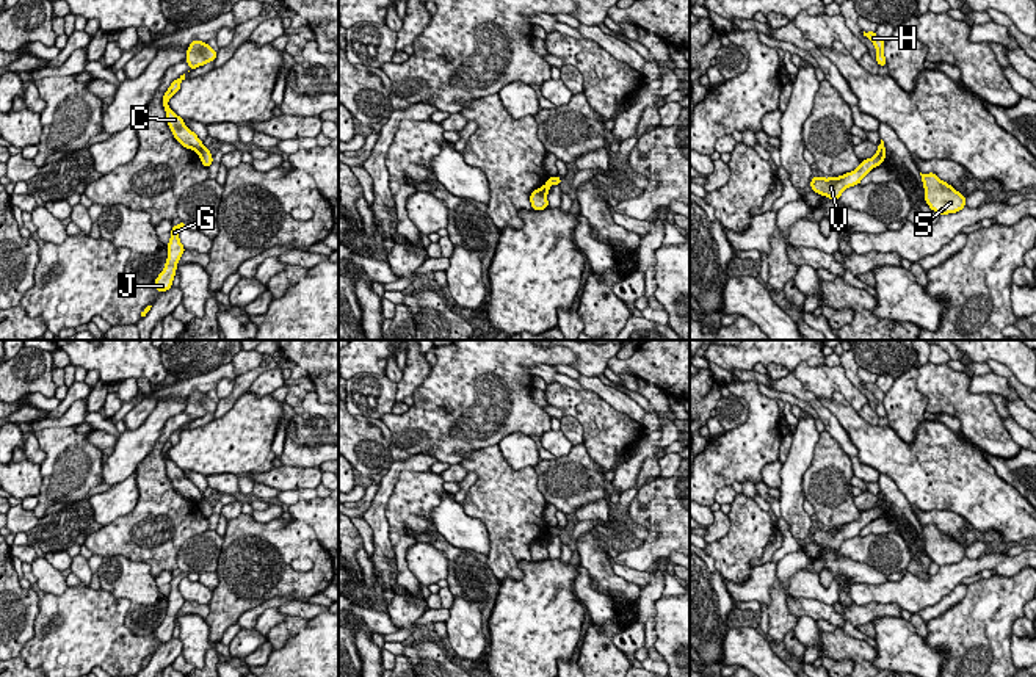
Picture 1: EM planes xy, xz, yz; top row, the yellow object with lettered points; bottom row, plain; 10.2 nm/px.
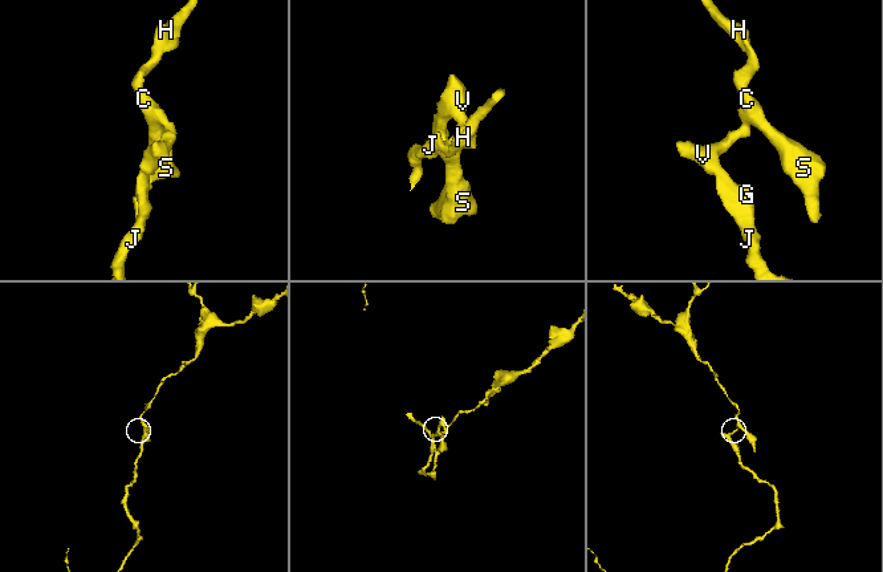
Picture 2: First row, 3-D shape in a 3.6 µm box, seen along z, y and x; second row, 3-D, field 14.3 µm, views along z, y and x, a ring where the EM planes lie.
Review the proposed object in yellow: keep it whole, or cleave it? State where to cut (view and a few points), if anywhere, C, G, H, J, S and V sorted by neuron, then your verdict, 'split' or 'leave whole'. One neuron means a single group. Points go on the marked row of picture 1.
cut in xy along (204, 148), (198, 152); C H S / G J V; split

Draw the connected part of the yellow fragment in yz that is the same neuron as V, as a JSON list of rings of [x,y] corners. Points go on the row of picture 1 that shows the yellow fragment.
[[[878,149],[876,155],[867,160],[862,160],[859,168],[846,172],[840,177],[812,177],[810,186],[813,193],[829,197],[831,201],[840,199],[842,193],[854,185],[859,185],[860,180],[876,166],[886,160],[886,150]]]

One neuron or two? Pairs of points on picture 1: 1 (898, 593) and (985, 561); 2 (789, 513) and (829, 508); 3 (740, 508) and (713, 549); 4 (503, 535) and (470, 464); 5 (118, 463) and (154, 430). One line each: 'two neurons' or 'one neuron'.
1: one neuron
2: two neurons
3: one neuron
4: one neuron
5: one neuron

